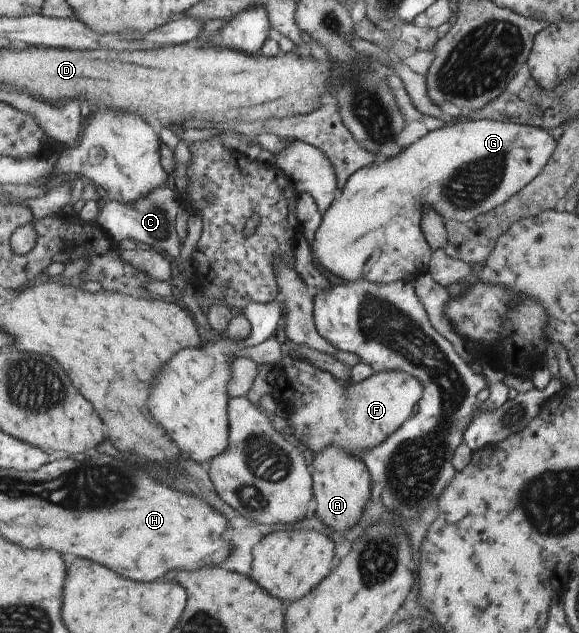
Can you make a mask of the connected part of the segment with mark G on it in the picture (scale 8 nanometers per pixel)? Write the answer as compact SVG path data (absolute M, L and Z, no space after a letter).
M505 119L500 121L495 120L477 120L477 121L465 121L454 124L444 124L442 127L428 132L425 136L422 136L417 142L408 146L400 155L396 155L394 159L385 159L379 165L371 165L359 169L348 181L348 185L339 191L338 196L332 203L332 207L326 211L323 215L322 225L316 233L316 241L314 241L314 255L312 256L313 265L318 263L344 281L358 281L358 279L368 279L372 283L394 283L402 280L413 280L424 273L428 273L430 270L430 263L432 259L432 247L428 245L428 240L424 235L423 230L423 217L424 209L426 207L432 207L434 213L438 213L440 217L445 220L457 221L458 223L466 223L471 219L474 219L476 215L482 215L498 205L503 203L512 197L514 193L520 191L526 183L528 183L539 171L542 166L548 161L554 147L556 145L556 139L552 139L552 135L544 129L538 129L538 127L532 127L532 125L520 125L517 123L508 123Z

